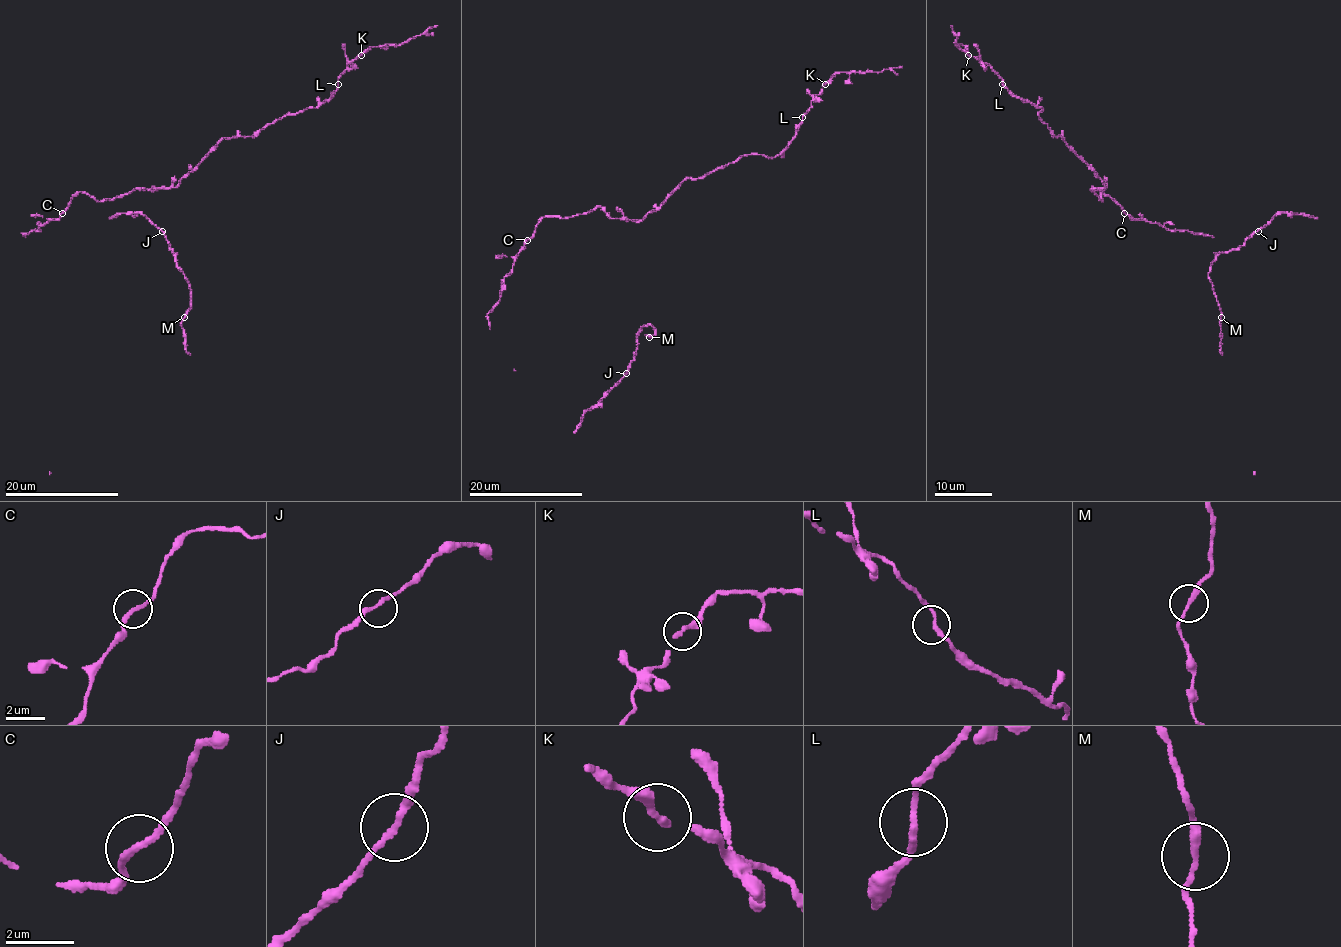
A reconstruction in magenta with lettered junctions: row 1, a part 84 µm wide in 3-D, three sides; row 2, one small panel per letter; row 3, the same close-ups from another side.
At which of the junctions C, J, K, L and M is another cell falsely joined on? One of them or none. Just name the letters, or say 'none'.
none

